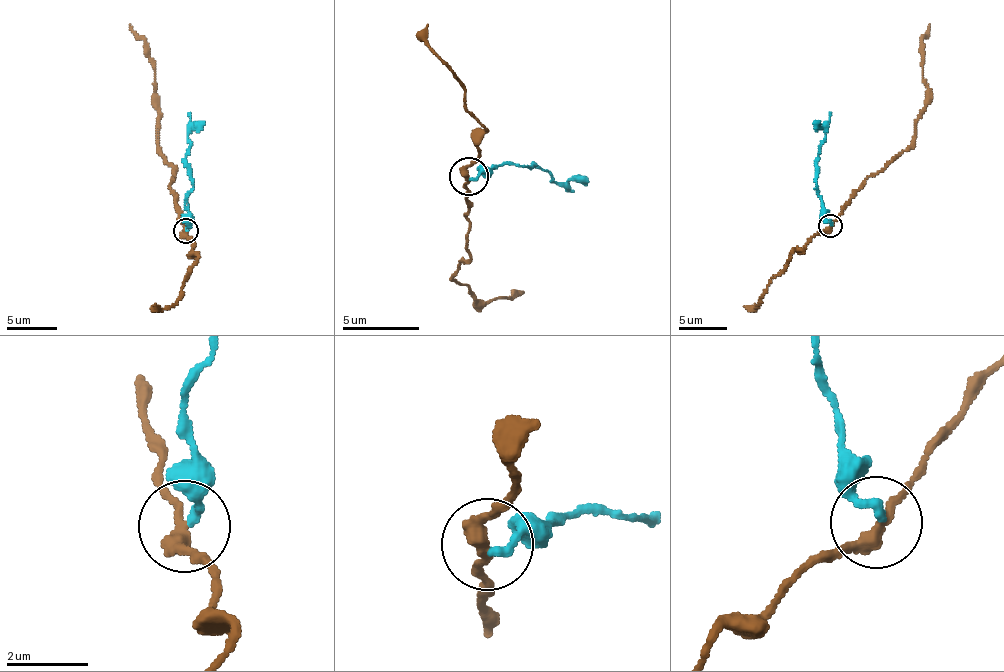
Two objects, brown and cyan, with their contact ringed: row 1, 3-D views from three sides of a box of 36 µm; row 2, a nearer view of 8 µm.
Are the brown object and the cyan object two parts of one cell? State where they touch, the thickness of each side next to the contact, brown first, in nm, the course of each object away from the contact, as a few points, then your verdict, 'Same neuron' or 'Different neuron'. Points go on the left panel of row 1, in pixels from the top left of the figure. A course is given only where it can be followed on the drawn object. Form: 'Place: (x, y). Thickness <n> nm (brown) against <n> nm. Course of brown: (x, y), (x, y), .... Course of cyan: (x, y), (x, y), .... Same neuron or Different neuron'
Place: (186, 231). Thickness 300 nm (brown) against 220 nm. Course of brown: (185, 230), (170, 188), (175, 170), (164, 161), (158, 145), (155, 61), (148, 56), (148, 43), (130, 24). Course of cyan: (186, 230), (190, 222), (187, 199), (193, 187), (186, 154), (191, 142), (188, 133), (204, 122). Different neuron

